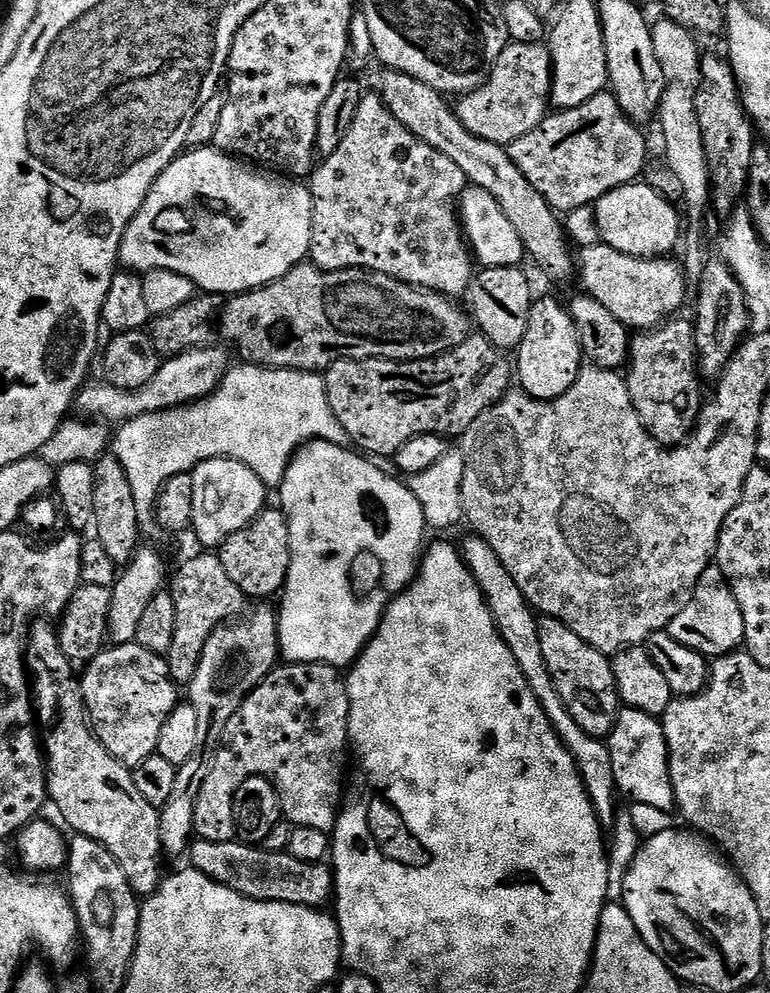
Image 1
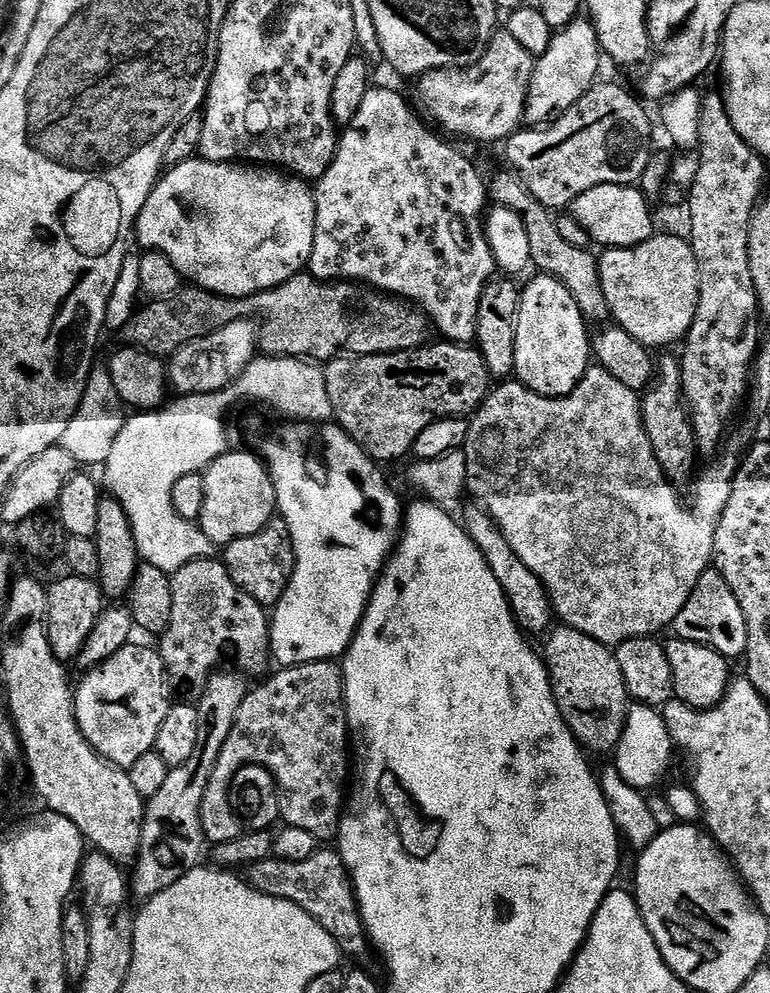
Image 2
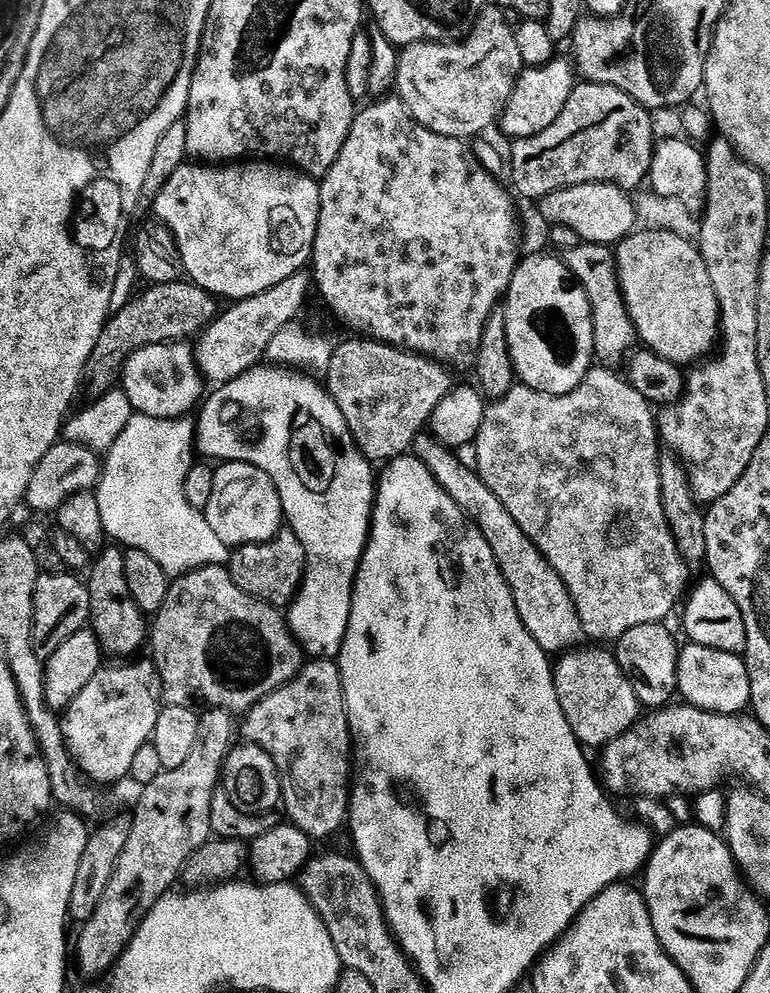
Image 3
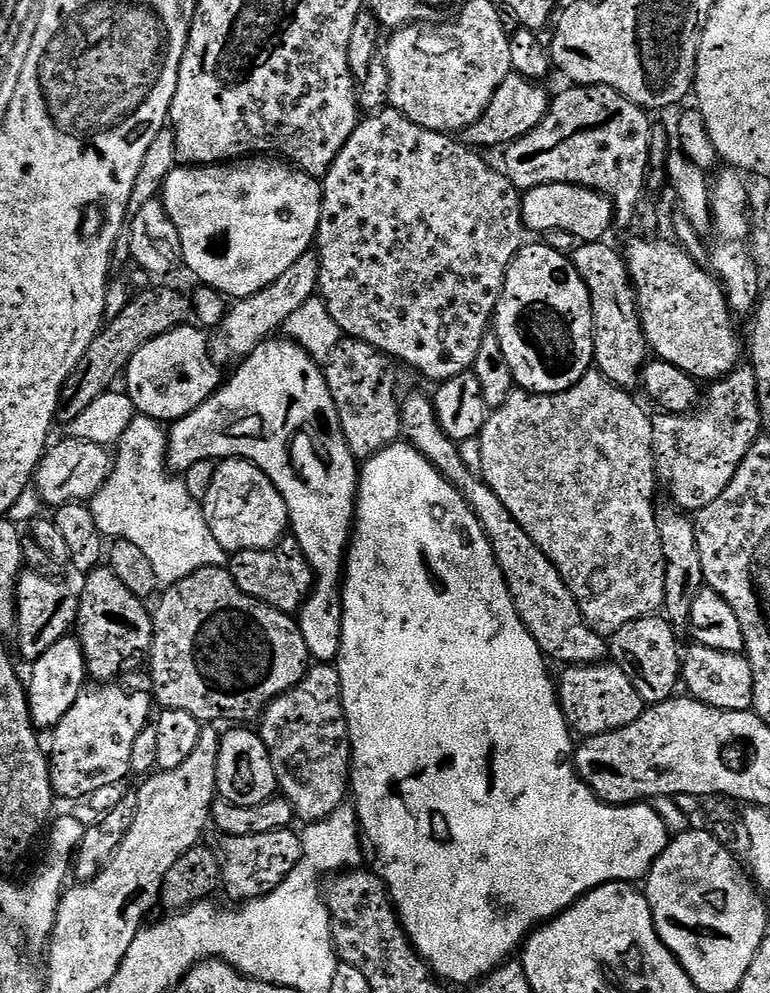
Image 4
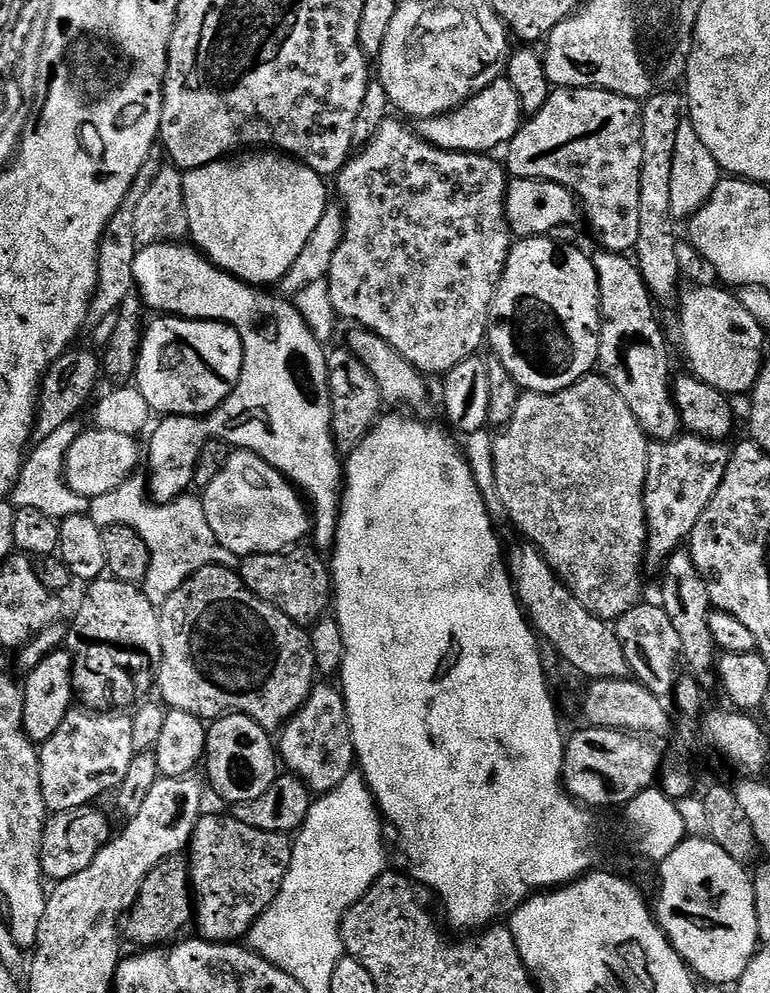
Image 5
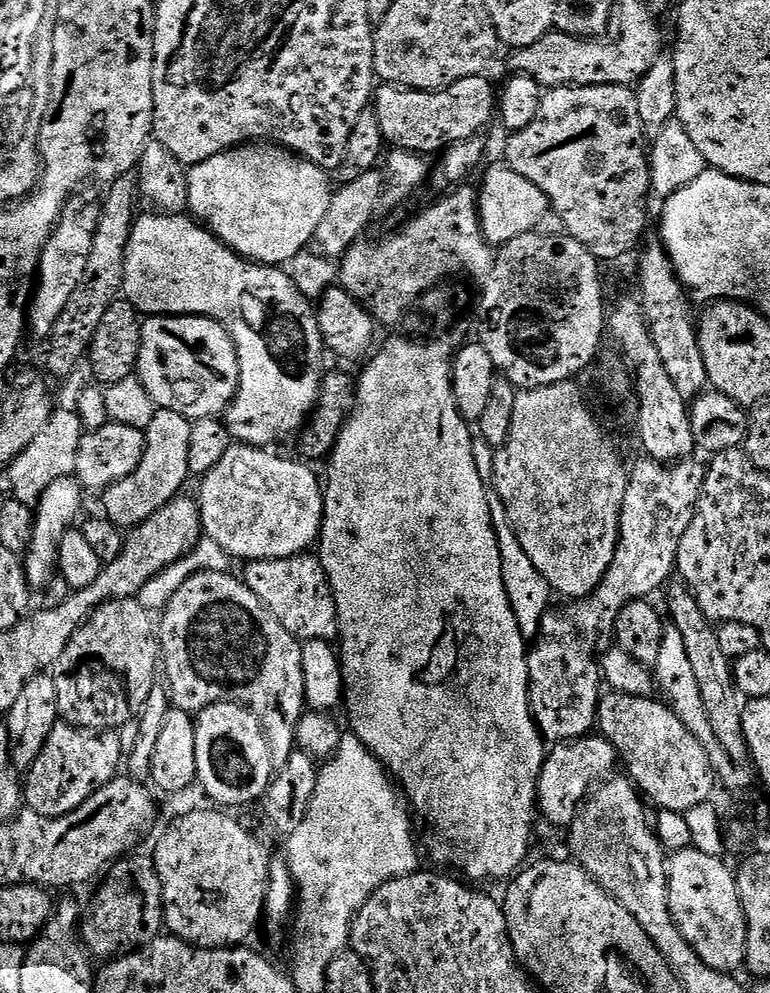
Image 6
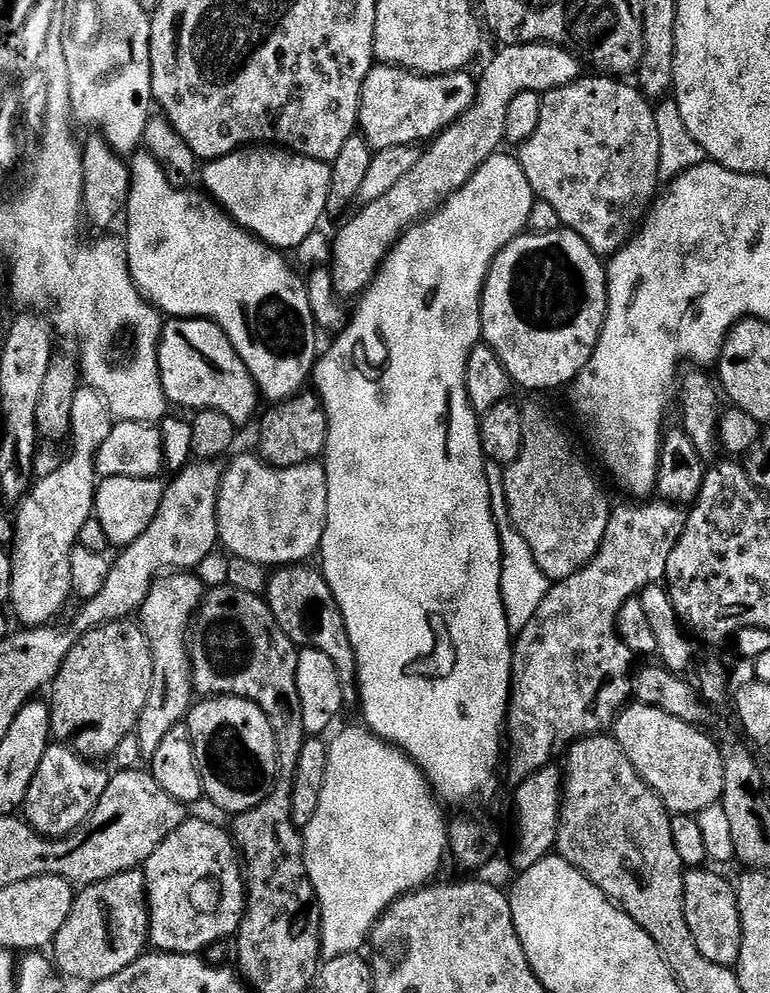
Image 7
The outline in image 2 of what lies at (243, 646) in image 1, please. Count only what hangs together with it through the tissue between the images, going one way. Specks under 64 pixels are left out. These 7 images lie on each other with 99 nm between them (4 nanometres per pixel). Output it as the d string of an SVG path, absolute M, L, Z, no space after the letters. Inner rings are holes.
M217 671L208 677L203 685L198 710L198 747L190 753L190 759L182 766L169 768L166 783L158 789L158 794L147 797L144 805L144 825L140 839L140 853L136 855L130 872L130 892L133 897L141 896L148 901L162 890L174 886L191 868L201 863L200 855L206 852L206 841L202 830L202 798L212 782L214 764L218 754L234 726L238 706L248 697L250 684L239 671ZM244 680L245 681L244 681ZM136 868L136 869L135 869Z

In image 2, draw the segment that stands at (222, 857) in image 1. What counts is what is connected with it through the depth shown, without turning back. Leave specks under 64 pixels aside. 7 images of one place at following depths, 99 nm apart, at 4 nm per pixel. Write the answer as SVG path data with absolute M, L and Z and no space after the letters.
M318 850L306 862L286 862L269 858L247 865L246 879L254 890L267 896L295 902L306 914L314 917L336 940L341 953L348 956L364 956L370 952L368 932L360 917L360 903L352 888L352 879L339 851Z

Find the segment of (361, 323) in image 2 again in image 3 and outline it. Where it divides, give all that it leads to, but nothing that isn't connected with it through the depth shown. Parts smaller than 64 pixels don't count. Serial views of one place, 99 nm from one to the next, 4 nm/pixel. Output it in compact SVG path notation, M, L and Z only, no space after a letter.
M181 278L169 284L153 284L145 289L141 296L134 297L129 304L124 304L121 308L119 305L109 315L102 334L98 334L98 342L94 342L90 358L86 358L86 370L82 370L80 379L80 392L83 399L85 396L85 401L102 398L117 387L124 363L128 361L130 354L146 346L191 341L199 337L218 315L217 297L187 279Z

